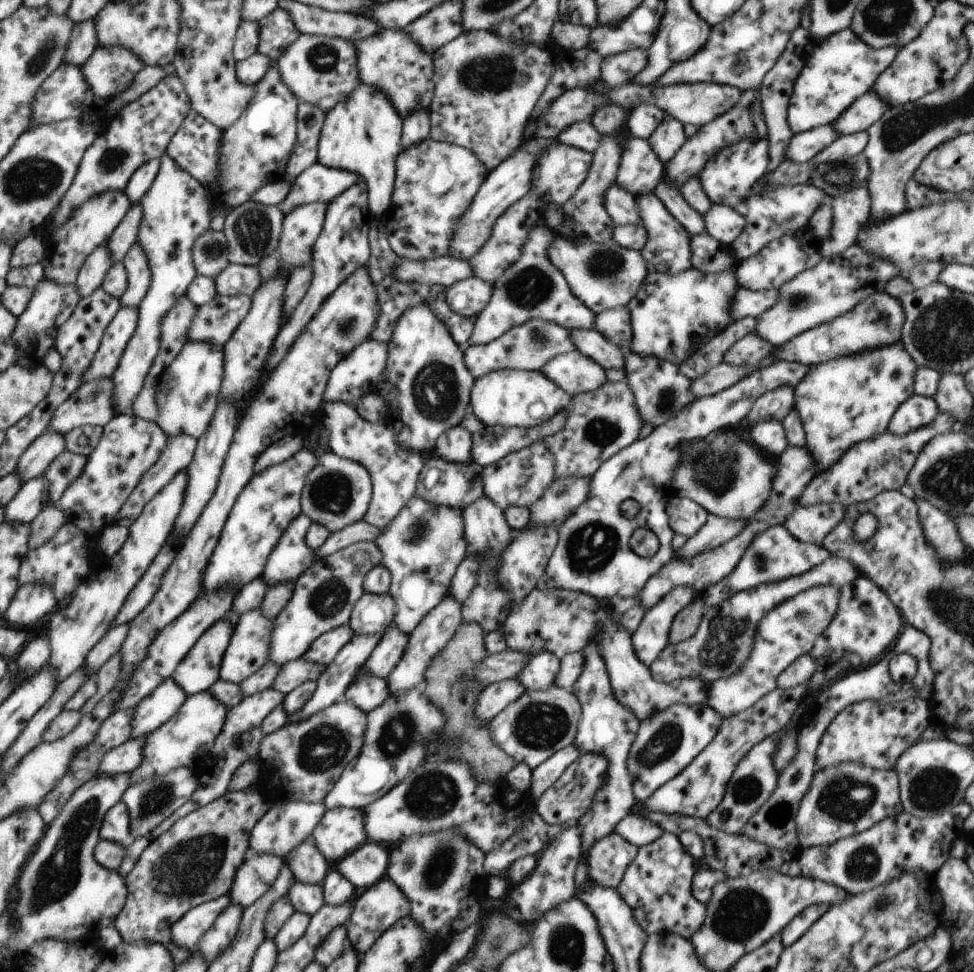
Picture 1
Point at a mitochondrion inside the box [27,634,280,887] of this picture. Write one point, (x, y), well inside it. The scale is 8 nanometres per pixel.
(155, 801)

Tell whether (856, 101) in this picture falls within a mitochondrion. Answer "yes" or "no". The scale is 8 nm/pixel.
no

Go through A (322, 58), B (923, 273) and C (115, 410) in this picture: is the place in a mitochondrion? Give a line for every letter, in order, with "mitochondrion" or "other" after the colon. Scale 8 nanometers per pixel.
A: mitochondrion
B: mitochondrion
C: other

